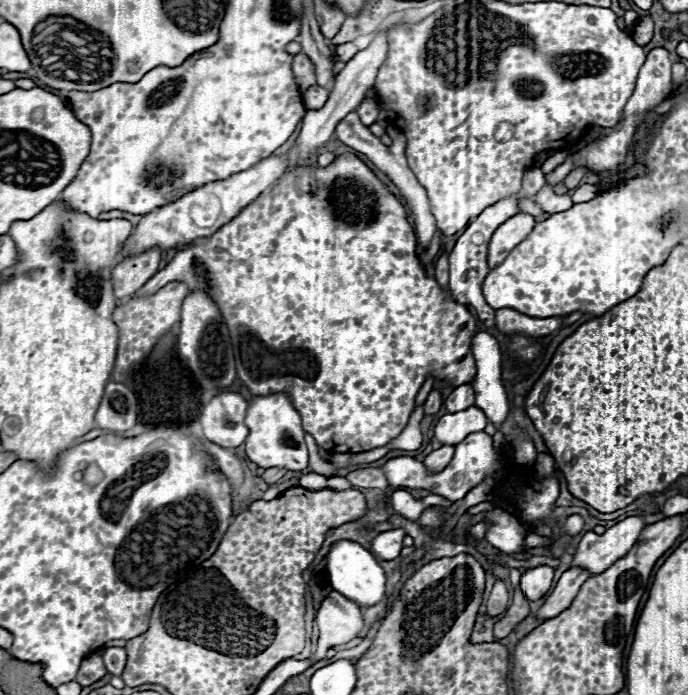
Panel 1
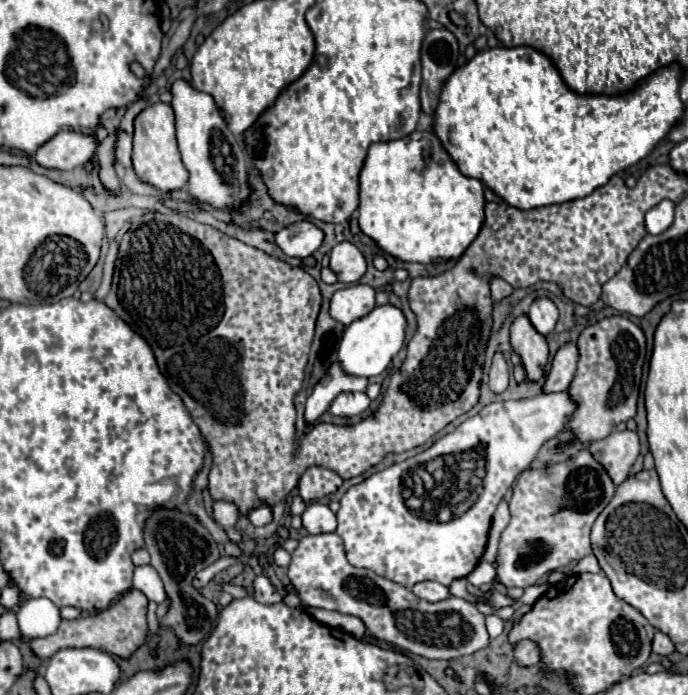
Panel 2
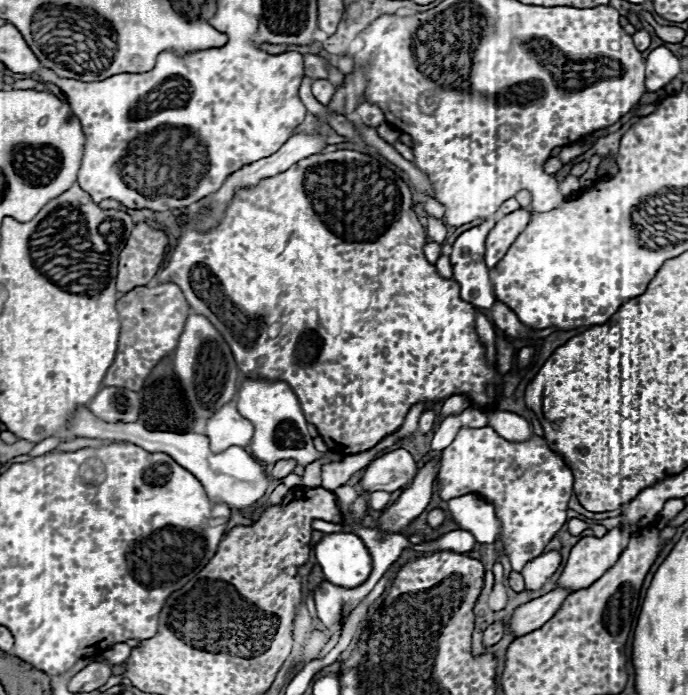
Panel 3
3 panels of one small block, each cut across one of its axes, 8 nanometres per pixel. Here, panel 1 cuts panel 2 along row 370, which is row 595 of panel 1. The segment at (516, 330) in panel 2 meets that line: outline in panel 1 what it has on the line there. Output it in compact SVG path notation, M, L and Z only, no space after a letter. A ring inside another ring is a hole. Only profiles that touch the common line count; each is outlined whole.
M536 566L536 568L530 568L522 574L520 588L522 588L522 592L526 594L528 600L538 600L550 590L552 578L554 578L554 568Z

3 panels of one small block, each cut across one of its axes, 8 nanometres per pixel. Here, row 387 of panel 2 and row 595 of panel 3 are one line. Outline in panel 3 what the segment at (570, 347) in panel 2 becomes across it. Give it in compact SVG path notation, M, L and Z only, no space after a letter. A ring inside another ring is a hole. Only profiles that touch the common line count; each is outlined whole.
M554 588L552 592L520 606L514 612L514 616L506 622L508 630L512 630L516 636L524 636L524 634L540 628L560 610L560 604L568 598L570 592L572 590L566 590L566 588Z

